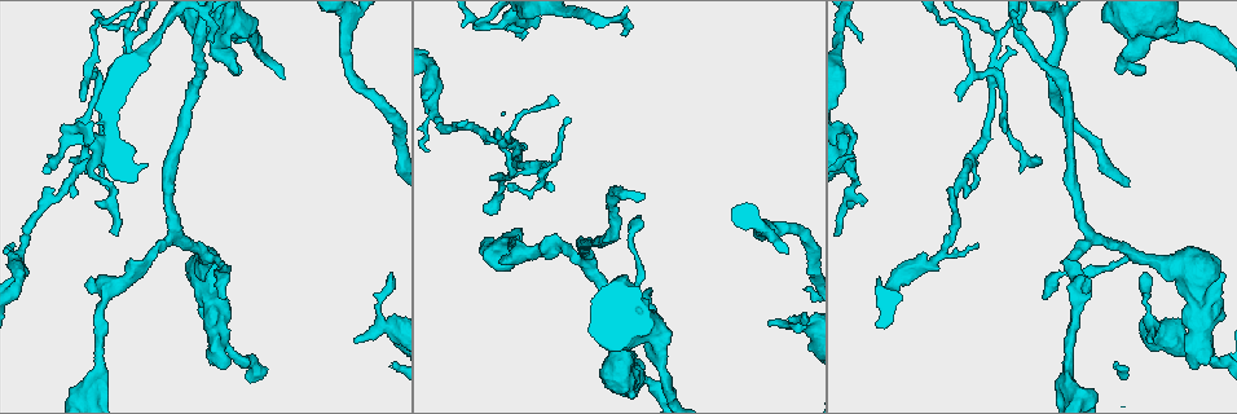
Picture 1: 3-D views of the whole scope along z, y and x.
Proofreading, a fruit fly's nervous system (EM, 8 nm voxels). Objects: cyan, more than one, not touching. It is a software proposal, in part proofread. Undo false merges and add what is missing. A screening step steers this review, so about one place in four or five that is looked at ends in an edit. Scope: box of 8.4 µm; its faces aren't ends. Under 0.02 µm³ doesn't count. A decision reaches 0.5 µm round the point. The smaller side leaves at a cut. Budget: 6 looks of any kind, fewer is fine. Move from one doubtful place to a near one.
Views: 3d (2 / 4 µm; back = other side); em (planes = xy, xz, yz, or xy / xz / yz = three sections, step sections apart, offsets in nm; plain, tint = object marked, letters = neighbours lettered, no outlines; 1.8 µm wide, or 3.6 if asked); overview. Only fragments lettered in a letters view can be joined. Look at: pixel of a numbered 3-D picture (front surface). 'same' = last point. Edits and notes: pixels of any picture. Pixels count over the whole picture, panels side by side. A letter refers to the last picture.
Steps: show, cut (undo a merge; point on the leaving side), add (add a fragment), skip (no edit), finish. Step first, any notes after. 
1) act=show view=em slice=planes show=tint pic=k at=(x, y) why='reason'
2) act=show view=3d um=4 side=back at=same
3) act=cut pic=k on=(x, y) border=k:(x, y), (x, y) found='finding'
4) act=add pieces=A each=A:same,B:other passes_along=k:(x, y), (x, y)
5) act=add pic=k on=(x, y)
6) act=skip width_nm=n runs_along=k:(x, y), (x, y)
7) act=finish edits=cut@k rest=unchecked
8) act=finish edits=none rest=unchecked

act=show view=em slice=planes show=letters pic=1 at=(640, 218) why='an open end'

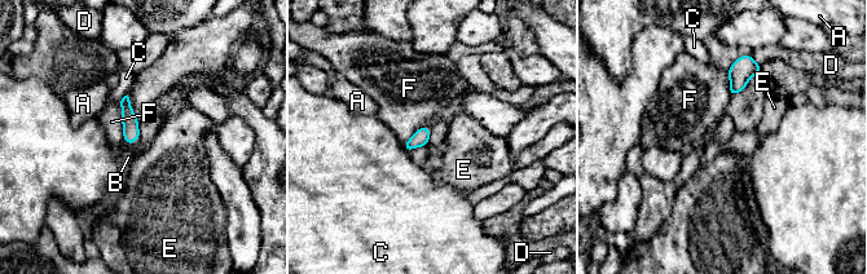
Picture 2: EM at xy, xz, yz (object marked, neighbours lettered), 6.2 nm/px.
act=skip each=A:other,B:other,C:other,D:other,E:other,F:other border=2:(119, 100), (123, 138), (127, 142) found='no lettered fragment goes on from it'

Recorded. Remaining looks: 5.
act=show view=em slice=xy step=16 show=tint pic=1 at=(1201, 344) why='branch point'

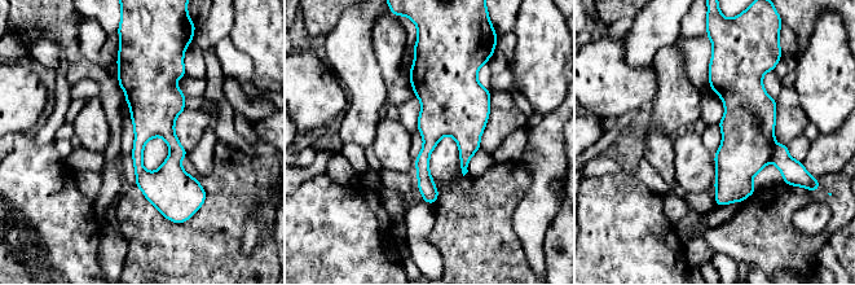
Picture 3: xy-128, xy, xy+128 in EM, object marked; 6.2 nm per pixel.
act=show view=em slice=xy step=16 show=letters at=same

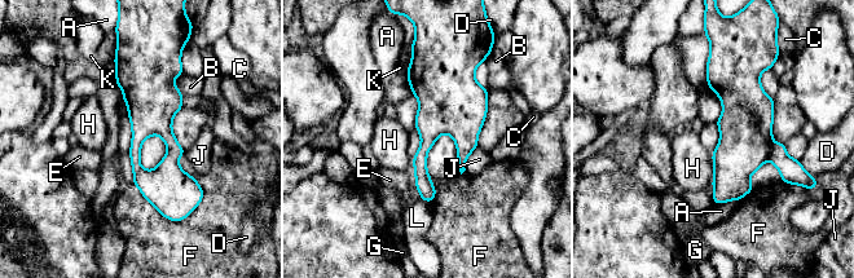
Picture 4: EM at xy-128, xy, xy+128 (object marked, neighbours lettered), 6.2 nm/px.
act=cut pic=4 on=(791, 170) width_nm=150 each=A:other,B:other,C:other,D:other,E:other,F:other,G:other,H:other,J:other,K:other,L:other border=4:(774, 142), (767, 159) found='two neurons meet here'

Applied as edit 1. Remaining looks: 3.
act=finish edits=cut@4 rest=unchecked

